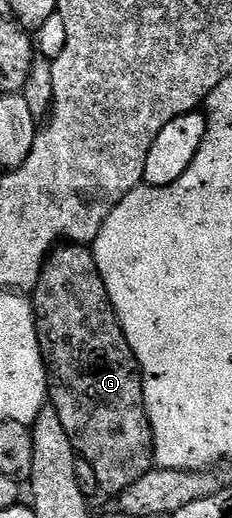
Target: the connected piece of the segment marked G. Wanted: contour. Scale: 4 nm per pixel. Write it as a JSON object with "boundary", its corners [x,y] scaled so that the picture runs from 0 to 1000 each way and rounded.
{"boundary":[[[250,473],[211,486],[194,502],[194,515],[177,521],[177,533],[159,552],[134,564],[142,602],[159,606],[159,656],[177,660],[177,681],[194,693],[194,710],[207,716],[207,776],[254,797],[254,813],[272,813],[272,828],[289,844],[306,844],[306,859],[328,867],[336,880],[409,905],[409,929],[440,950],[457,948],[470,959],[500,959],[547,936],[582,936],[599,921],[616,921],[638,909],[664,907],[659,882],[659,830],[642,799],[625,788],[625,737],[608,732],[608,707],[565,674],[565,666],[539,649],[539,637],[522,633],[513,612],[478,589],[478,573],[444,550],[444,535],[427,527],[427,512],[409,512],[409,496],[397,483],[366,473]]]}

